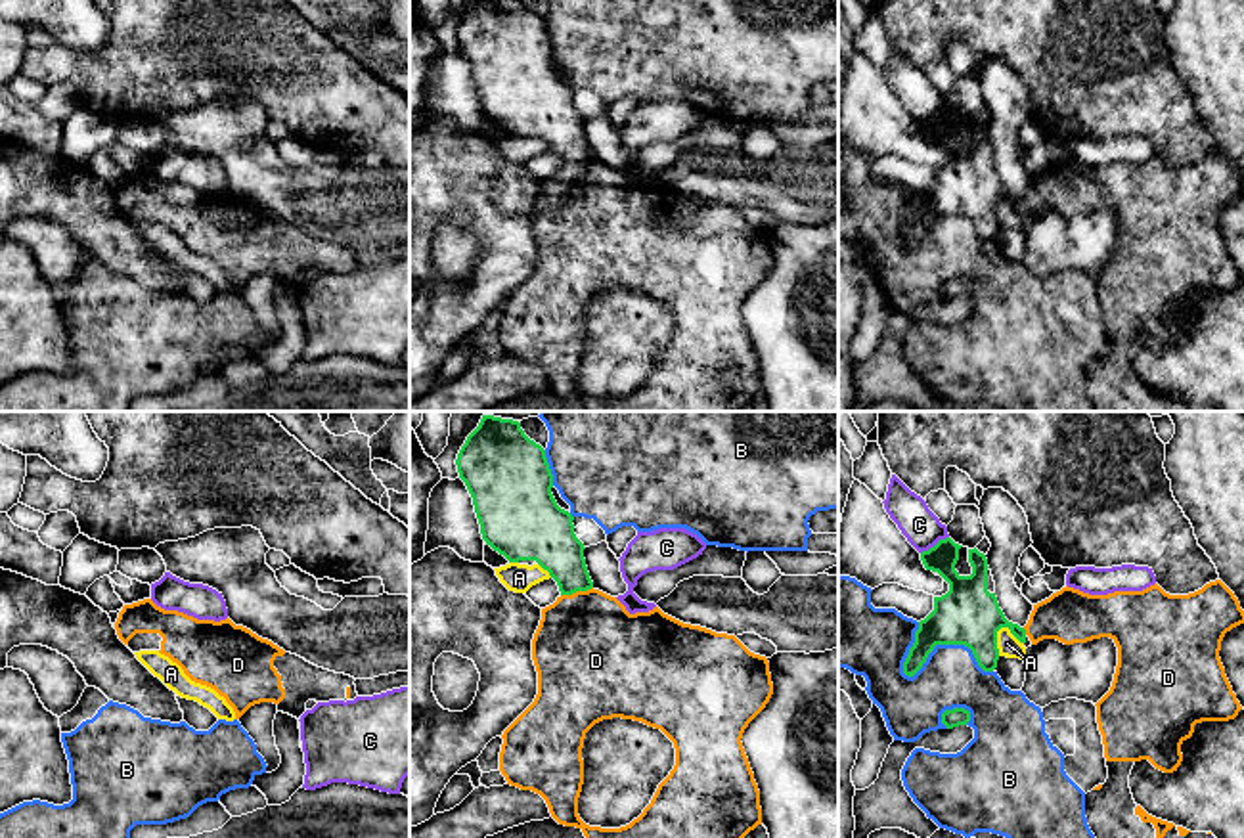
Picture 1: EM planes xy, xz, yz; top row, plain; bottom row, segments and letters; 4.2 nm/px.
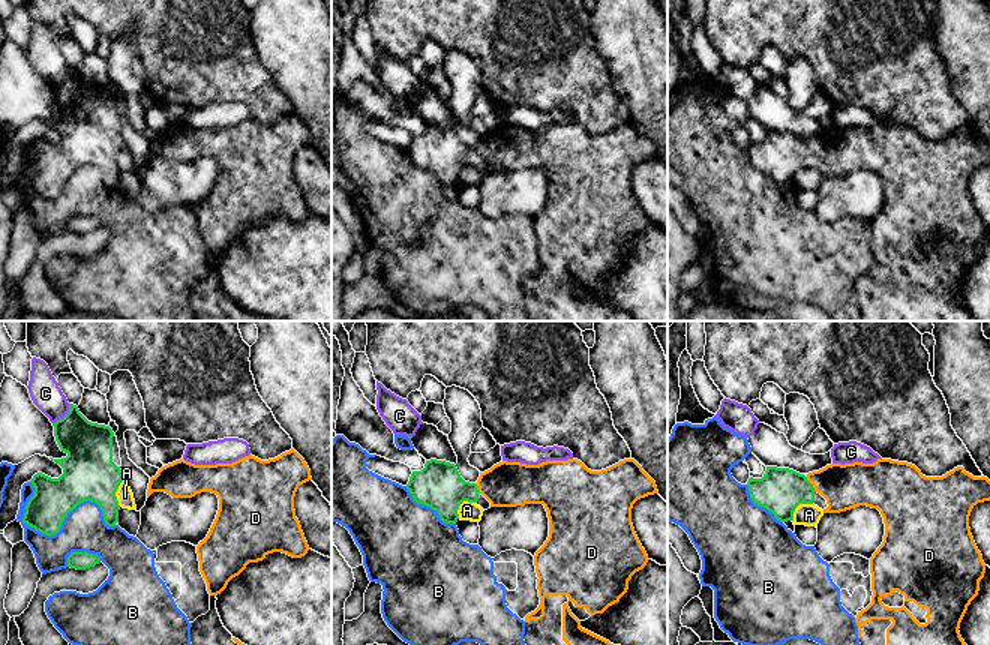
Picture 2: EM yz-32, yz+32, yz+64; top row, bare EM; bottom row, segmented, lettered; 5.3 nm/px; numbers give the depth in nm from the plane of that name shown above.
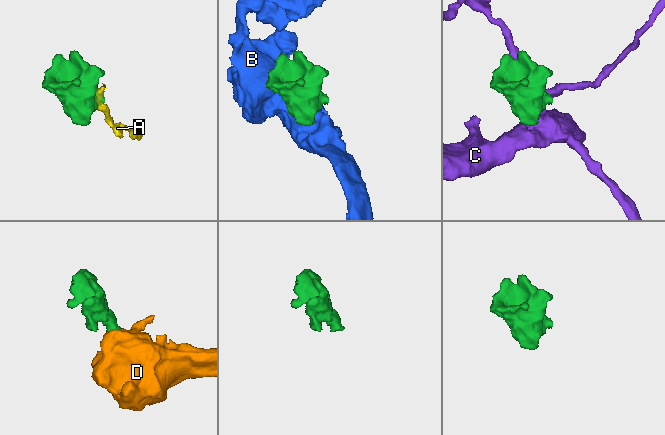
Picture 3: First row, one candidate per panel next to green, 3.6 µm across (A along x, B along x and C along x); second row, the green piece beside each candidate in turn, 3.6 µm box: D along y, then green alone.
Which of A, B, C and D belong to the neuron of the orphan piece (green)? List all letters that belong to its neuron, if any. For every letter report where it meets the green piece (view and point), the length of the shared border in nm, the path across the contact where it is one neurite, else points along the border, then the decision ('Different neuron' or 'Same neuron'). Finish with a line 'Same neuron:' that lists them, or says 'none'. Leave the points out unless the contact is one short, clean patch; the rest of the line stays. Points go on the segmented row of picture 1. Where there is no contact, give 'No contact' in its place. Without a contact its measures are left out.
A: Touches green at yz (1009, 628). Shared border 130 nm. Different neuron
B: Touches green at yz (944, 643). Shared border 380 nm. Different neuron
C: Touches green at yz (936, 544). Shared border 140 nm. Different neuron
D: Touches green at xz (577, 590). Shared border 140 nm. Path across: xz (548, 538), (561, 553), (577, 590), (588, 647). Same neuron
Same neuron: D

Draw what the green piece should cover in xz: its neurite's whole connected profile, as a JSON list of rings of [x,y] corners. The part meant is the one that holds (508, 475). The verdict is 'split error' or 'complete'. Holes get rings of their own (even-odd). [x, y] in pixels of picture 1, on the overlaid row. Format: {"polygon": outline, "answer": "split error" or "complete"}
{"polygon": [[[482,415],[461,446],[455,465],[473,497],[486,545],[509,562],[536,561],[561,591],[553,605],[542,608],[532,639],[538,695],[501,735],[500,771],[507,784],[540,794],[559,825],[576,827],[586,838],[744,838],[762,825],[760,790],[741,739],[773,695],[767,658],[750,652],[735,635],[683,624],[658,606],[630,614],[616,597],[595,589],[584,559],[586,547],[574,534],[574,517],[561,509],[551,494],[553,474],[545,450],[524,434],[519,421]],[[612,717],[660,729],[674,742],[676,765],[637,819],[620,828],[601,828],[586,825],[578,815],[584,784],[582,748],[586,733]]], "answer": "split error"}

